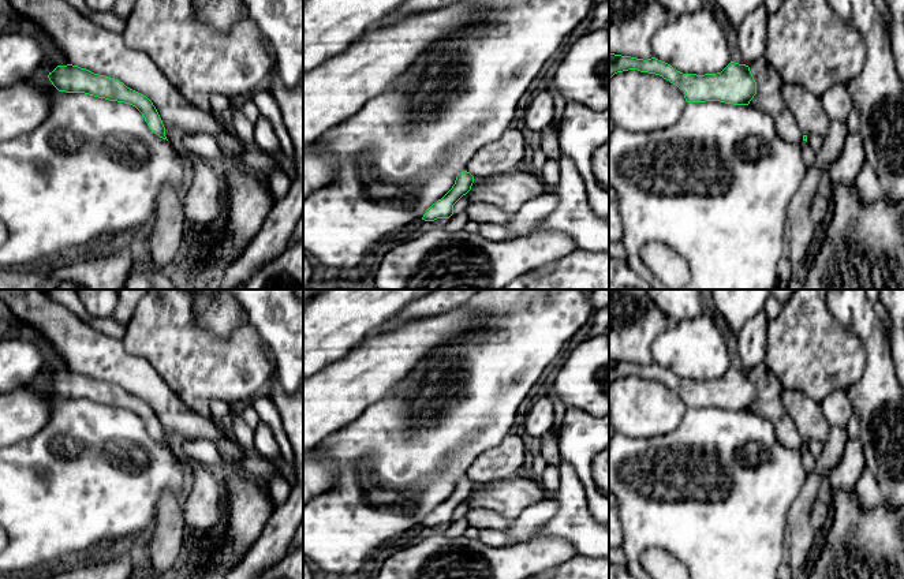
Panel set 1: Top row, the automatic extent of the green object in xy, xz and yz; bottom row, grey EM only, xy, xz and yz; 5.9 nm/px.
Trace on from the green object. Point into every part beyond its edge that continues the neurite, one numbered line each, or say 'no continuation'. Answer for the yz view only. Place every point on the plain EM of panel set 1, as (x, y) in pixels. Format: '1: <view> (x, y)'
1: yz (809, 460)

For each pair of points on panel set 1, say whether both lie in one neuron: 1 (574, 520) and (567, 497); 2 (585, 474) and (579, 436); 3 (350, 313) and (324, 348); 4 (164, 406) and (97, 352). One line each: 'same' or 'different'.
1: same
2: same
3: same
4: same

